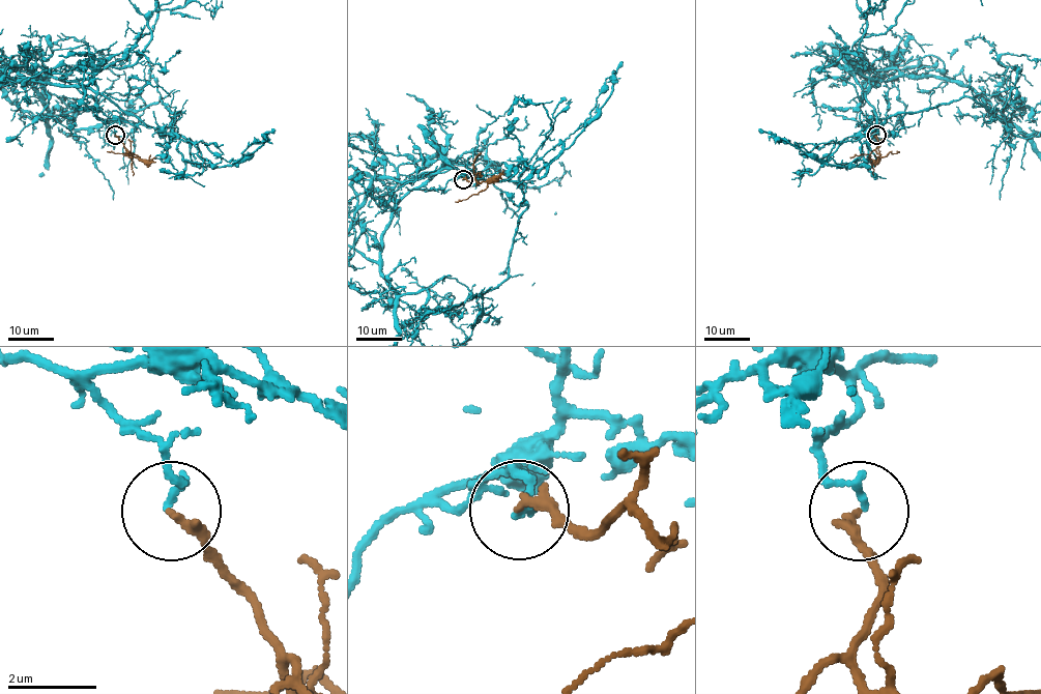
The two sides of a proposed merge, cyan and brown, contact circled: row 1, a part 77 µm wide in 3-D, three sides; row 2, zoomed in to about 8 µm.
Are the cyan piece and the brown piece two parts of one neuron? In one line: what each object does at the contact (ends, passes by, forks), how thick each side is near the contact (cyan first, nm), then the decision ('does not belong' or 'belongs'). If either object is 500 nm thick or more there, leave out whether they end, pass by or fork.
cyan ends; brown ends; calibres 150 and 240 nm; belongs

